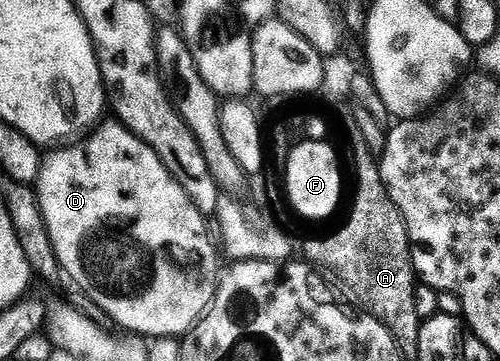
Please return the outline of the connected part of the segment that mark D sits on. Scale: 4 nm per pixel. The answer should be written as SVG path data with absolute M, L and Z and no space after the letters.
M106 123L100 124L96 131L92 134L94 135L93 139L86 143L85 149L65 149L69 147L61 147L56 151L58 153L53 153L44 158L44 161L41 164L41 178L35 183L35 192L37 195L37 202L41 205L41 218L45 220L45 226L47 231L51 235L51 243L55 247L55 255L59 259L61 266L65 268L72 276L75 278L75 283L79 283L79 287L83 287L83 291L87 296L94 301L97 306L109 316L110 322L115 326L122 325L125 329L130 329L133 333L142 333L143 336L149 337L148 339L156 338L184 338L192 329L197 328L198 323L201 321L201 318L208 313L209 308L213 305L213 301L217 298L217 288L221 284L221 274L223 272L223 264L221 265L221 257L217 254L217 245L213 242L213 237L209 234L209 225L207 222L206 214L200 213L195 207L195 203L187 195L187 191L183 191L181 184L176 181L171 175L171 171L167 171L167 167L163 163L163 159L159 159L159 155L155 155L155 151L147 143L143 143L138 139L137 136L132 133L129 129L125 128L124 125L120 123L112 123L113 125L105 125Z

